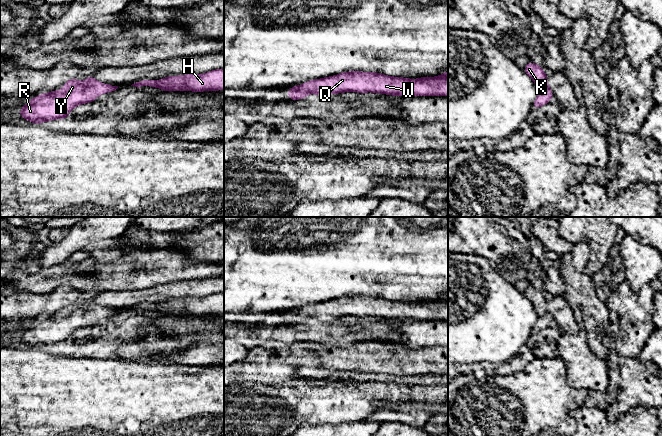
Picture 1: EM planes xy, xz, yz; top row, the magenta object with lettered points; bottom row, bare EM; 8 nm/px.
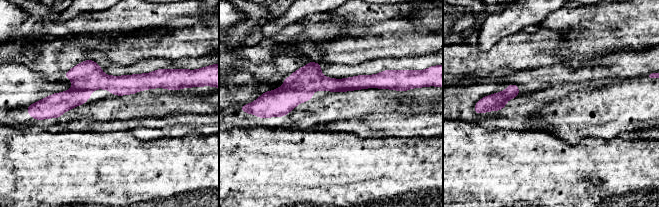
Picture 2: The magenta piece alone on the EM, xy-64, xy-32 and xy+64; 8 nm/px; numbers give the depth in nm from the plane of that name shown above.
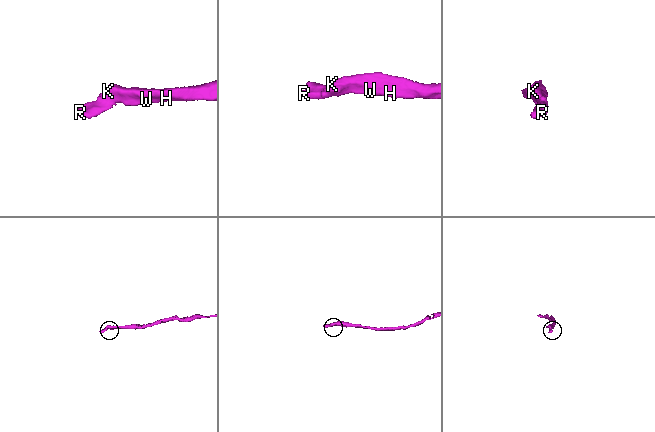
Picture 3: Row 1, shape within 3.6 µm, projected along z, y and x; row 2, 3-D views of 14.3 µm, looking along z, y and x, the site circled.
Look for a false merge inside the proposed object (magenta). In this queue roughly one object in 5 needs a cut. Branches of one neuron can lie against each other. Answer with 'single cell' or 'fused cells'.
single cell

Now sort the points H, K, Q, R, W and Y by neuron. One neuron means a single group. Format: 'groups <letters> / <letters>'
groups H K Q R W Y

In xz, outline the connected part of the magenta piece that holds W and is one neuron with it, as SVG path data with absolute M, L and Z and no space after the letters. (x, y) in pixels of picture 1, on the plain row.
M349 295L305 306L288 313L289 324L305 322L309 317L330 319L342 316L374 316L393 320L448 320L448 295L437 301L407 303L381 297Z

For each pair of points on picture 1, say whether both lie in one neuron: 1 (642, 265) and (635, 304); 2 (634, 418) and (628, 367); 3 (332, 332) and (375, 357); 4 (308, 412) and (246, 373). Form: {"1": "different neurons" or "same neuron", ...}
{"1": "different neurons", "2": "different neurons", "3": "different neurons", "4": "different neurons"}

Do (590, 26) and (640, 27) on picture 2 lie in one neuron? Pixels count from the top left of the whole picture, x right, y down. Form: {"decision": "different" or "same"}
{"decision": "same"}

